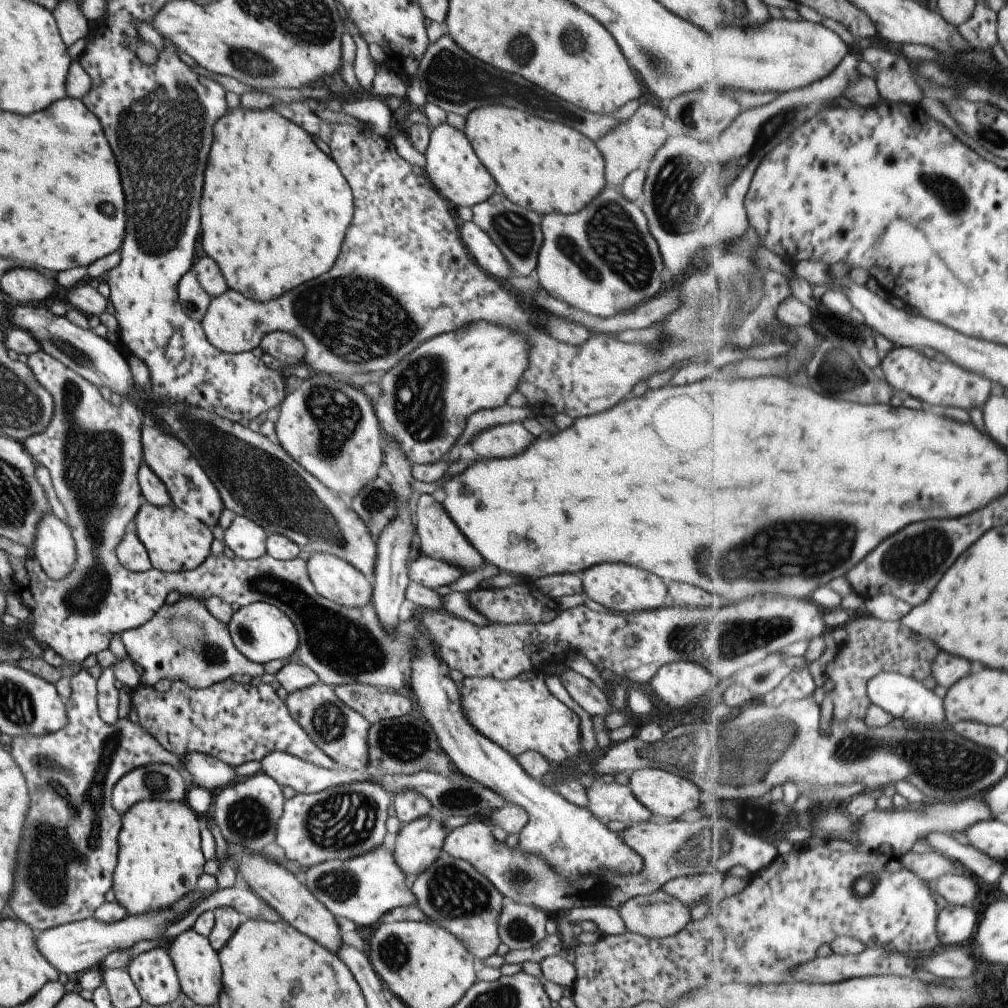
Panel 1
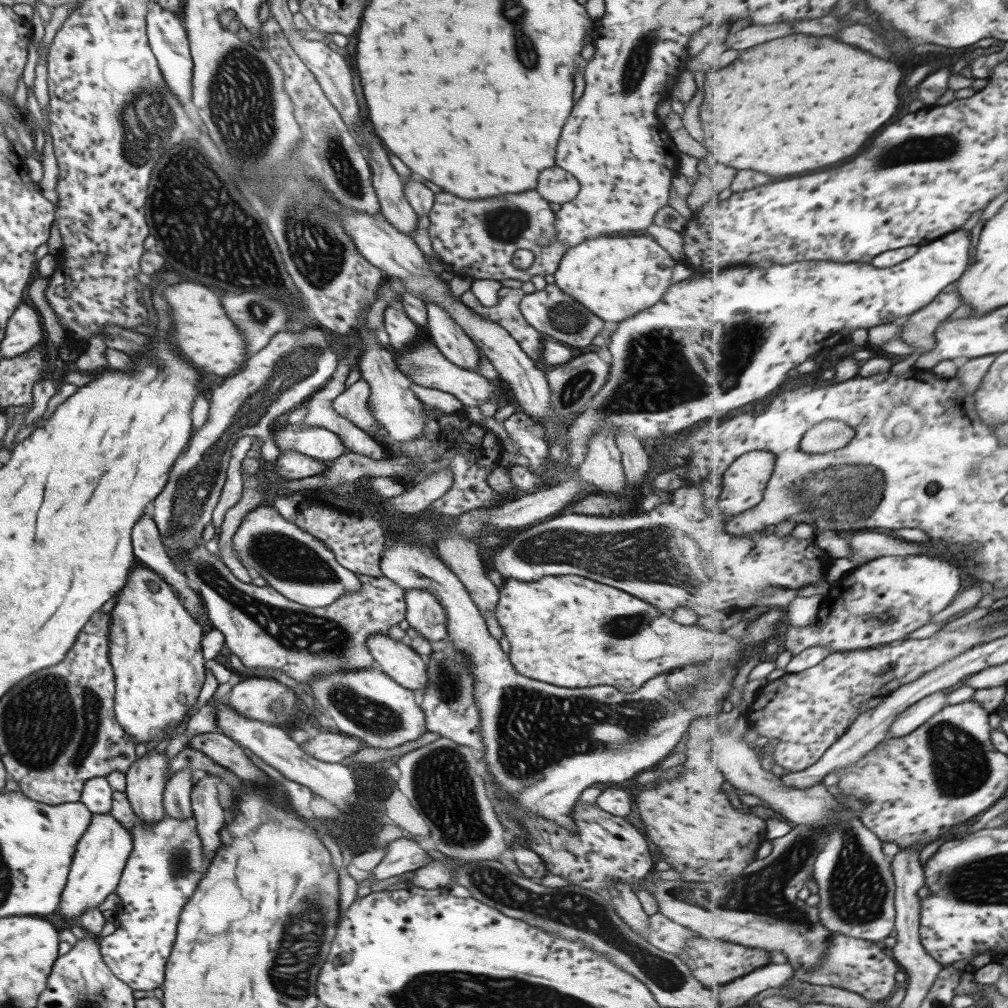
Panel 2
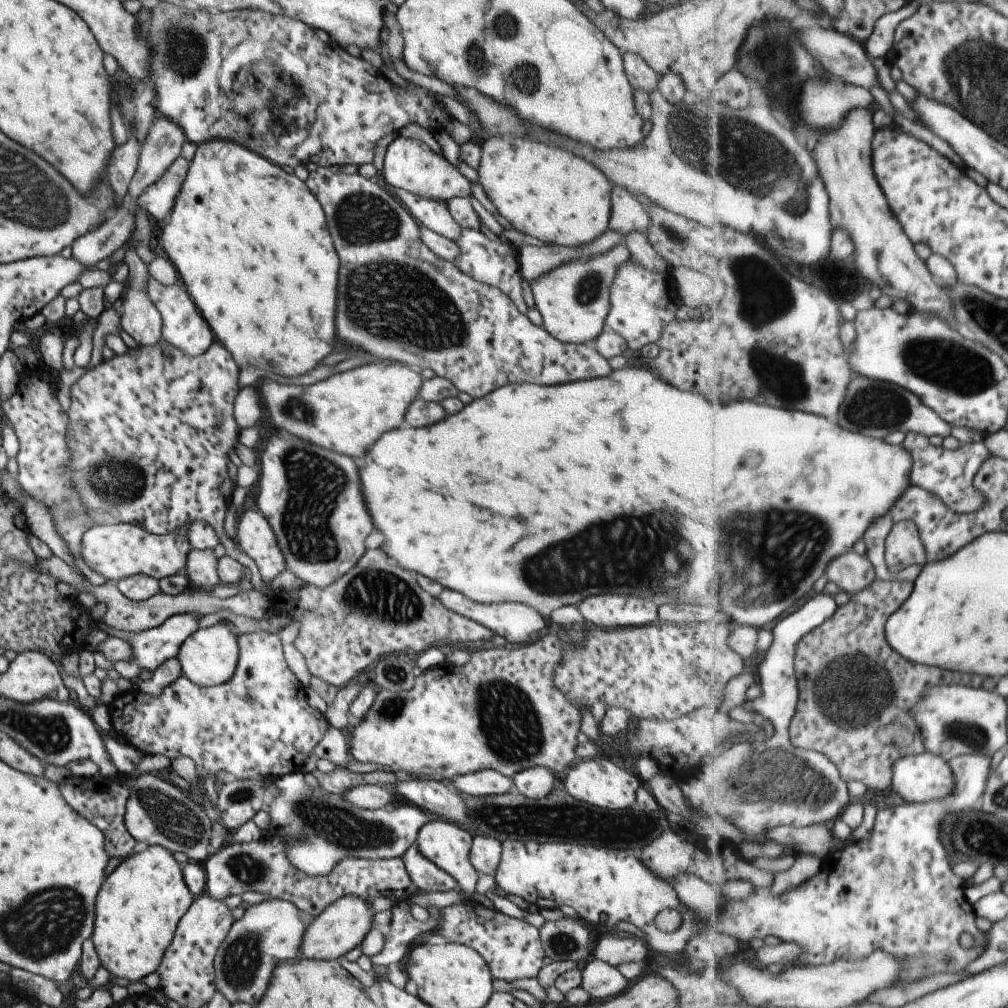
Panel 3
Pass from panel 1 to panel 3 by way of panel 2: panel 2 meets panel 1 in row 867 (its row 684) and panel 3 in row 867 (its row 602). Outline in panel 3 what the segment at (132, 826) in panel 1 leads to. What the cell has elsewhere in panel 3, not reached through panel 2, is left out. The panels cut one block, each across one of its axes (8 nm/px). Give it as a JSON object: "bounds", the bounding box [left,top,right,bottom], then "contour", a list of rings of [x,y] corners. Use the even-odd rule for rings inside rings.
{"bounds":[90,846,193,983],"contour":[[[161,846],[139,847],[133,855],[123,859],[101,884],[95,898],[90,940],[100,966],[109,973],[111,979],[123,978],[130,983],[139,982],[157,970],[181,916],[193,903],[193,896],[183,882],[181,865]]]}

